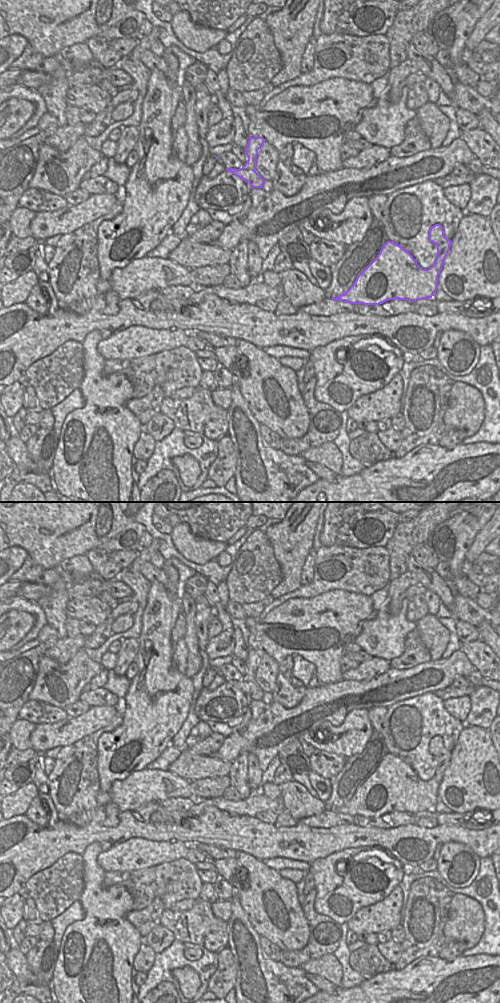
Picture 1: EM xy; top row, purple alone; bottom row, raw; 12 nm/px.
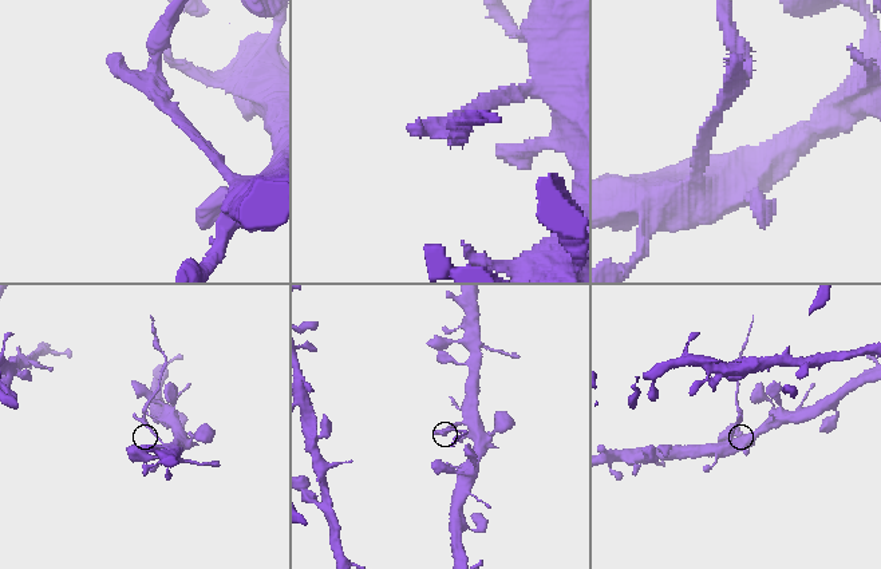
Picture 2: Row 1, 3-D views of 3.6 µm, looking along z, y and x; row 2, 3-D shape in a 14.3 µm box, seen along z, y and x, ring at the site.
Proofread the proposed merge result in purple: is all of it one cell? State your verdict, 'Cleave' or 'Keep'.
Cleave

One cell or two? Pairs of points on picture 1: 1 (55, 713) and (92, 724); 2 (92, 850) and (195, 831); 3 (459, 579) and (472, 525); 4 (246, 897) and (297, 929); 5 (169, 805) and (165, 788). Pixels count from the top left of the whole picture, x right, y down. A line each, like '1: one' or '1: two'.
1: two
2: two
3: one
4: one
5: two

